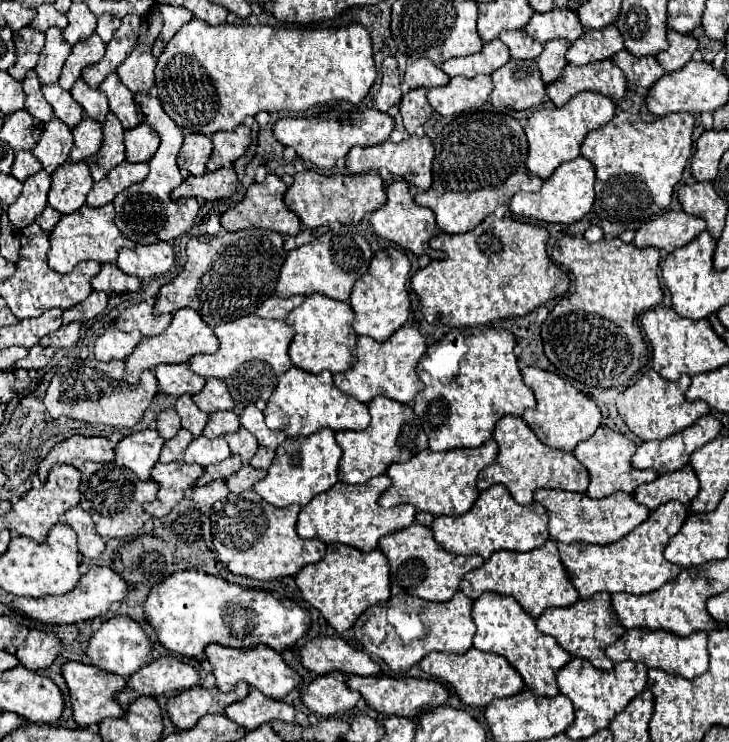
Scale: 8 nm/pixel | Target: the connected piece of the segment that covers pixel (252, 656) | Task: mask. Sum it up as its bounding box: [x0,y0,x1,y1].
[205,644,303,700]

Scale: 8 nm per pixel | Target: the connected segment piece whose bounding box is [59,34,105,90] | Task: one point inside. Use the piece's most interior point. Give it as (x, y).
(86, 53)

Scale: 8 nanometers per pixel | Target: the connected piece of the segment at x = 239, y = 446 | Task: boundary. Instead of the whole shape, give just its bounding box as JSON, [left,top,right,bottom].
[225,426,259,466]

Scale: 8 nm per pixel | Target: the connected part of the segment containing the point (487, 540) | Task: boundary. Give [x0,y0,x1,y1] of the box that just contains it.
[431,484,547,560]

